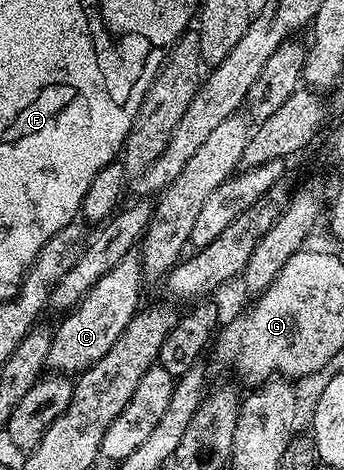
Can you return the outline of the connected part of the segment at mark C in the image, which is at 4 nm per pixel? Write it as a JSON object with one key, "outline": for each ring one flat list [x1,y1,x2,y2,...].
{"outline":[[136,253,123,256,123,260,119,260,111,272,107,272,107,276,100,278,90,288,81,303,68,311,61,323,56,323,51,352,47,352,48,369,66,376,76,376,103,360,103,356,111,352,111,344,123,336,127,324,131,324,142,305,141,282,143,267,140,257]]}

